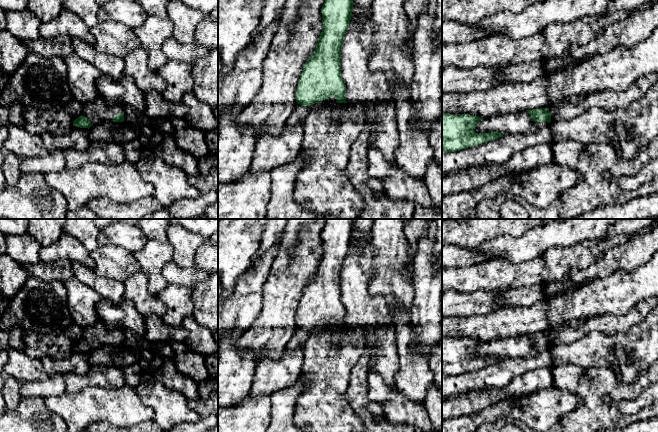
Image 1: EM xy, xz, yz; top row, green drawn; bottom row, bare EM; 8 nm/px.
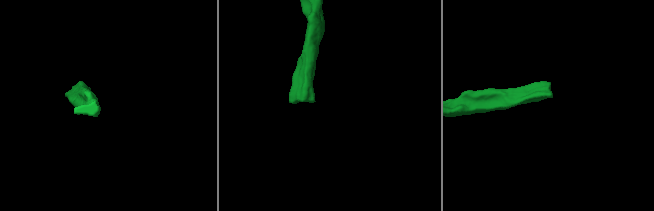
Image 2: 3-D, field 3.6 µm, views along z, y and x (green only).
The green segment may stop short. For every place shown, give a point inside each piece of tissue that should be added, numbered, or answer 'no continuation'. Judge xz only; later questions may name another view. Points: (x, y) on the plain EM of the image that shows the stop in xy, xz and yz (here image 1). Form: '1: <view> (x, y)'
1: xz (300, 336)

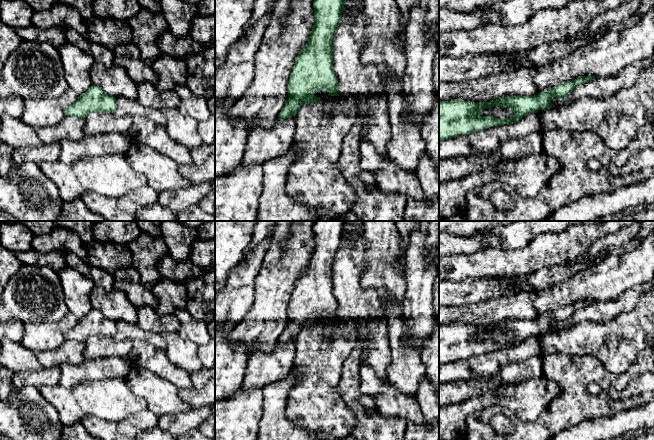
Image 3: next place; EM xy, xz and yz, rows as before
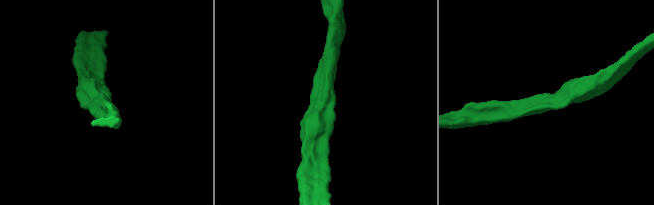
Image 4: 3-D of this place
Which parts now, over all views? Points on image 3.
no continuation

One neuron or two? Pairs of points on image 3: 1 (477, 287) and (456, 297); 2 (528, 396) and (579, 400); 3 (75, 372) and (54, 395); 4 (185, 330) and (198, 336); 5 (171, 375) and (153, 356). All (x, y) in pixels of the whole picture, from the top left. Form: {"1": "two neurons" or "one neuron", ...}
{"1": "one neuron", "2": "two neurons", "3": "two neurons", "4": "one neuron", "5": "one neuron"}

